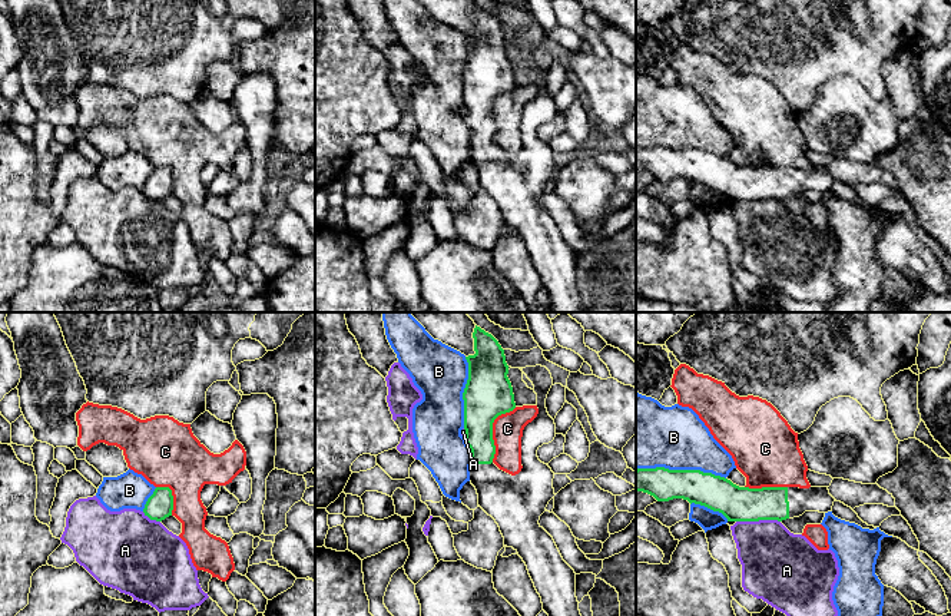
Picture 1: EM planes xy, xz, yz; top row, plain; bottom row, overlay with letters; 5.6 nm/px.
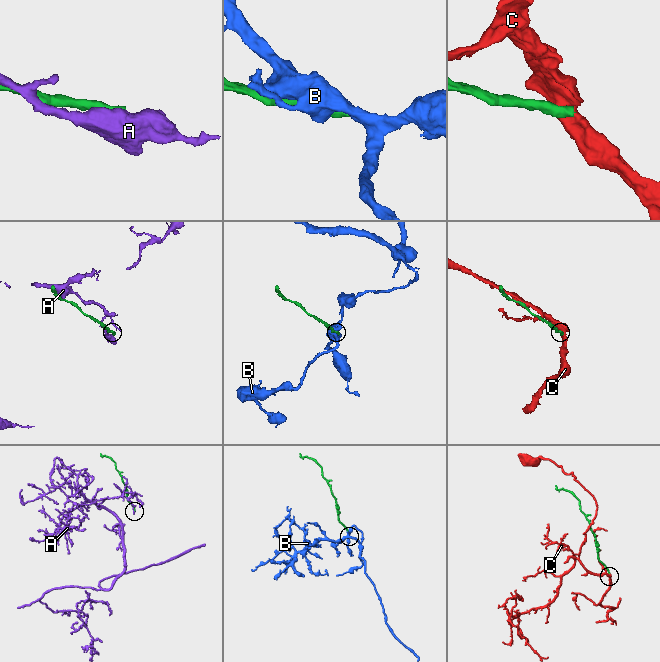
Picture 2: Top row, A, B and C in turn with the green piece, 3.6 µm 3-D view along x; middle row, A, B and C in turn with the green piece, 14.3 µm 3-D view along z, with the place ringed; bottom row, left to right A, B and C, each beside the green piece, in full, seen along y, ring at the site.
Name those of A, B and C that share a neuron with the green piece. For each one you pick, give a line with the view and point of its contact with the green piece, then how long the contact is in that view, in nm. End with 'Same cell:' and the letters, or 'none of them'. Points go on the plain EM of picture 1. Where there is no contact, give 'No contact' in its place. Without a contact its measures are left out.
Same cell: none of them

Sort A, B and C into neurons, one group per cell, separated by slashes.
A / B / C

